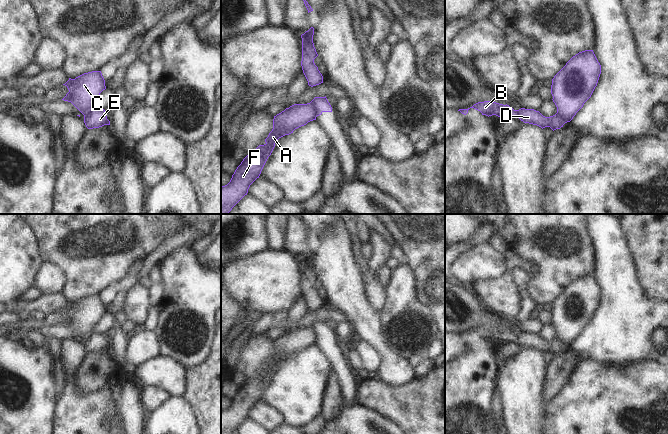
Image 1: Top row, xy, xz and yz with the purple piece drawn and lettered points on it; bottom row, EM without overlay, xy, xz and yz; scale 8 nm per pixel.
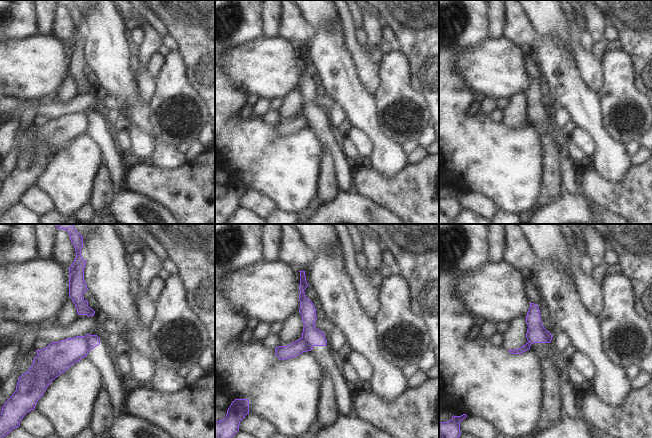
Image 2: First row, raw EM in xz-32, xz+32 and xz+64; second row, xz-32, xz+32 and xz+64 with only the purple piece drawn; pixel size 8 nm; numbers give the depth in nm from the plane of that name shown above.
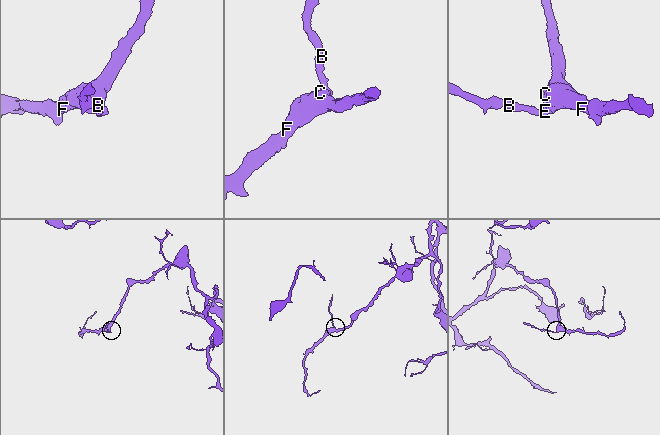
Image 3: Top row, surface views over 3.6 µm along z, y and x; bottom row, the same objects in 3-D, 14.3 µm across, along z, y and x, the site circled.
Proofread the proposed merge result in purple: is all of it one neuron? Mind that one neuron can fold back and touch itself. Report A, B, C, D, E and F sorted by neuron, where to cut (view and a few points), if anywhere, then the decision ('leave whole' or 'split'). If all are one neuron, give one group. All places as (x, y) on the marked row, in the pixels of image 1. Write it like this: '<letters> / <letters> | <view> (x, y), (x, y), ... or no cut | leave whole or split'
A C F / B D E | xz (310, 102), (322, 111) | split

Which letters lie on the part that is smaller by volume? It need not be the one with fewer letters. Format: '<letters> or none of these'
B, D, E

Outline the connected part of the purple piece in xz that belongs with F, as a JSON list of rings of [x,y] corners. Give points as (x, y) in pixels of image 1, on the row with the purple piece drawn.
[[[310,102],[294,104],[274,116],[273,129],[265,139],[266,143],[249,153],[235,170],[230,182],[221,186],[221,214],[229,214],[232,208],[247,195],[250,185],[259,178],[276,141],[308,122],[316,120],[321,114],[322,111]]]

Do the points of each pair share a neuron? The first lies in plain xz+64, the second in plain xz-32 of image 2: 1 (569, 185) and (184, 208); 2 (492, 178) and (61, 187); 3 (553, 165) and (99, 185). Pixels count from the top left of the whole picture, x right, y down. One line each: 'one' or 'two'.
1: two
2: one
3: one

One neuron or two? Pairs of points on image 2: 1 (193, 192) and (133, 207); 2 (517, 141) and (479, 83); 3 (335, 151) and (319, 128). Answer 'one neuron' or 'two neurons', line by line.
1: two neurons
2: two neurons
3: one neuron

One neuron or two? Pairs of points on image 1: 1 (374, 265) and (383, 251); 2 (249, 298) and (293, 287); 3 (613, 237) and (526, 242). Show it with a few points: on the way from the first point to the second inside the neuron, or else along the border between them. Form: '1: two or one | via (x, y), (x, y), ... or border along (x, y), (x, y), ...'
1: one | via (375, 262), (380, 254)
2: one | via (260, 287), (282, 287)
3: two | border along (586, 224), (595, 261)

